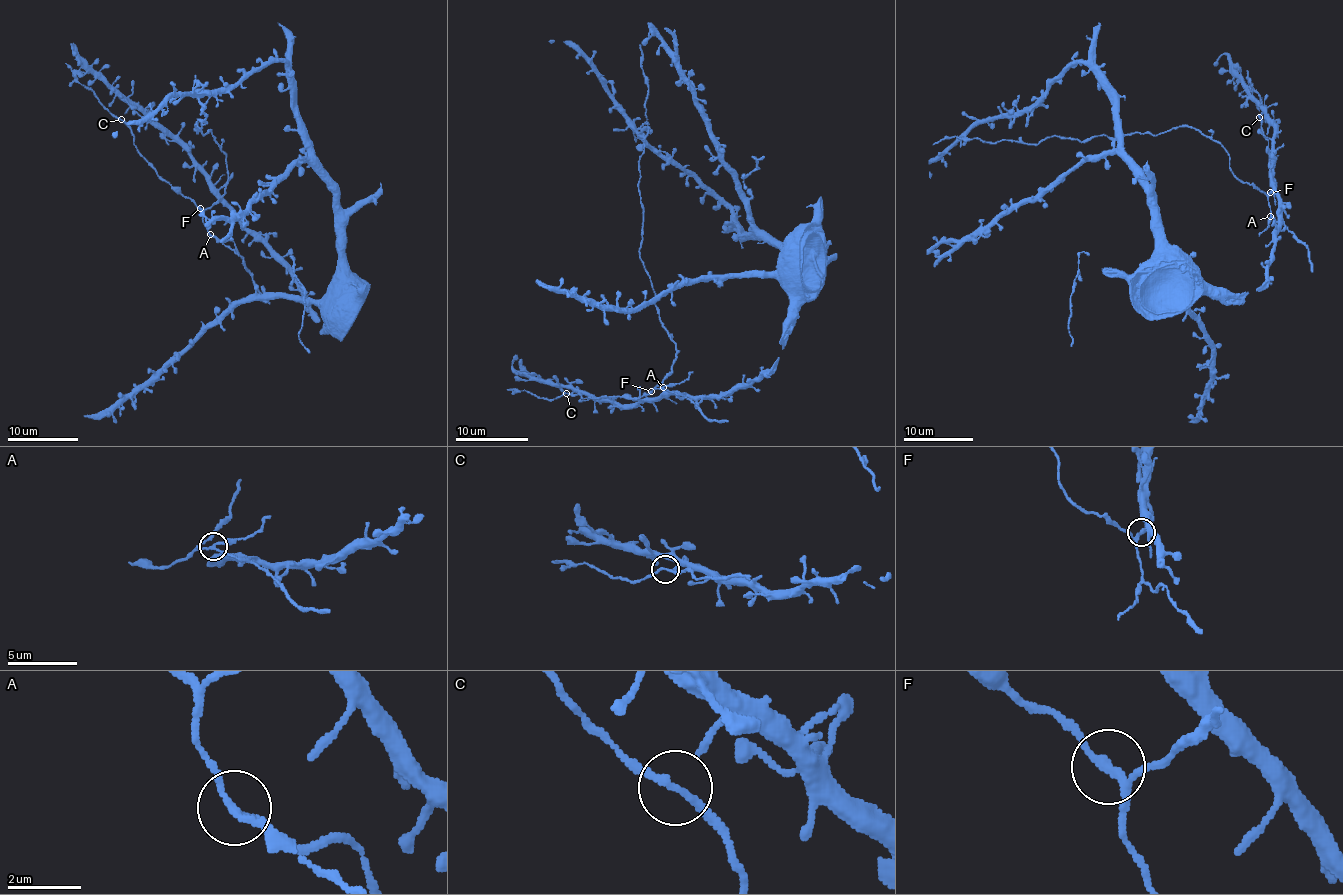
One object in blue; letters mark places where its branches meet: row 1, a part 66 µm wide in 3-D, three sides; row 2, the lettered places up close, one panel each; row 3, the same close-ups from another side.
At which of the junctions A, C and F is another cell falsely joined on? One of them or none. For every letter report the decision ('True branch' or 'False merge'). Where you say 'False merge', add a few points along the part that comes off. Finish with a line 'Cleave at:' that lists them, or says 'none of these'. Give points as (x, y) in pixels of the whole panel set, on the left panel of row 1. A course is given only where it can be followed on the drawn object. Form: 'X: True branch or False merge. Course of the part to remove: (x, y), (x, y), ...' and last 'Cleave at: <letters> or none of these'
A: False merge. Course of the part to remove: (210, 234), (239, 255)
C: True branch
F: True branch
Cleave at: A

